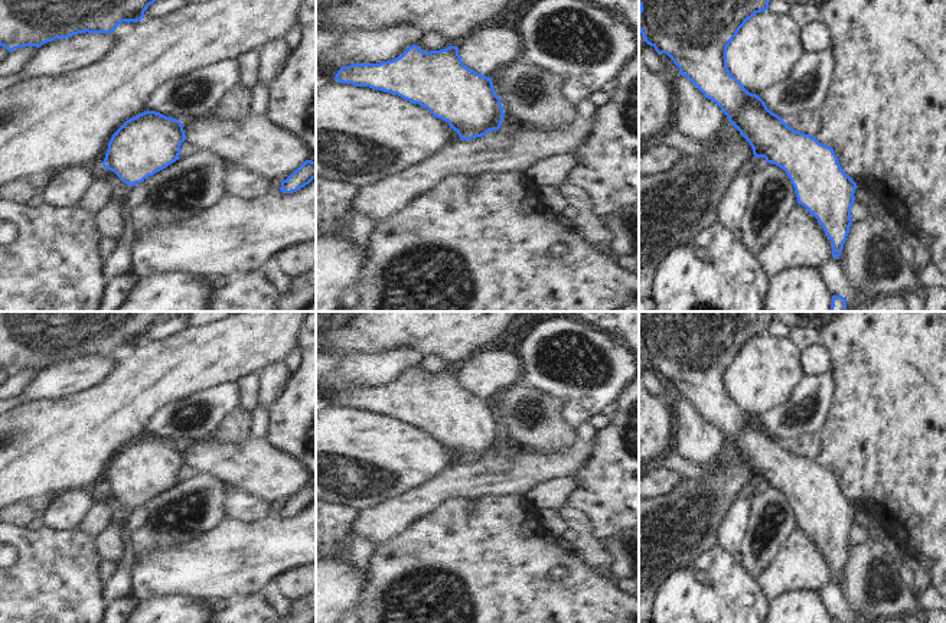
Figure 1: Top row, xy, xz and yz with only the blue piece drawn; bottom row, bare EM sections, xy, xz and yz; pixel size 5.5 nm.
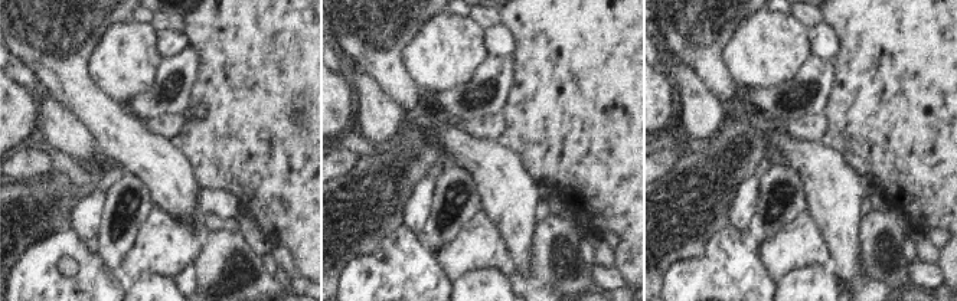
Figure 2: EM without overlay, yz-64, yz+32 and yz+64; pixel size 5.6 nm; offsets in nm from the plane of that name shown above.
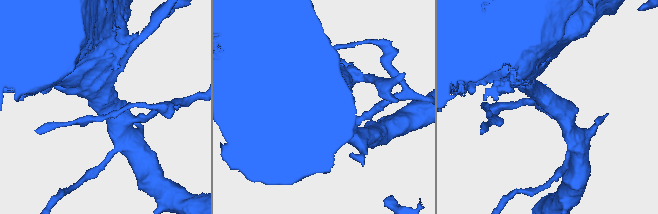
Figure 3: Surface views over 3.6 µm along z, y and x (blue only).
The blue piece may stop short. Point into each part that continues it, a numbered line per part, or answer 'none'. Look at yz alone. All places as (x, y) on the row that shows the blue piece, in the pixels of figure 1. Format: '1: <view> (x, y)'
none

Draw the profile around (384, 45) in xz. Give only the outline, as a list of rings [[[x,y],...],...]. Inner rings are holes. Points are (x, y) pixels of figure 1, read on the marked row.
[[[399,25],[378,32],[349,32],[339,37],[340,53],[353,63],[381,63],[401,56],[425,36],[420,25]]]

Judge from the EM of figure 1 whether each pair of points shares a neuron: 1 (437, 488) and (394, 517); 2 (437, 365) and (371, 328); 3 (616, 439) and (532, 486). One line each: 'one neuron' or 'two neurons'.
1: one neuron
2: two neurons
3: two neurons

